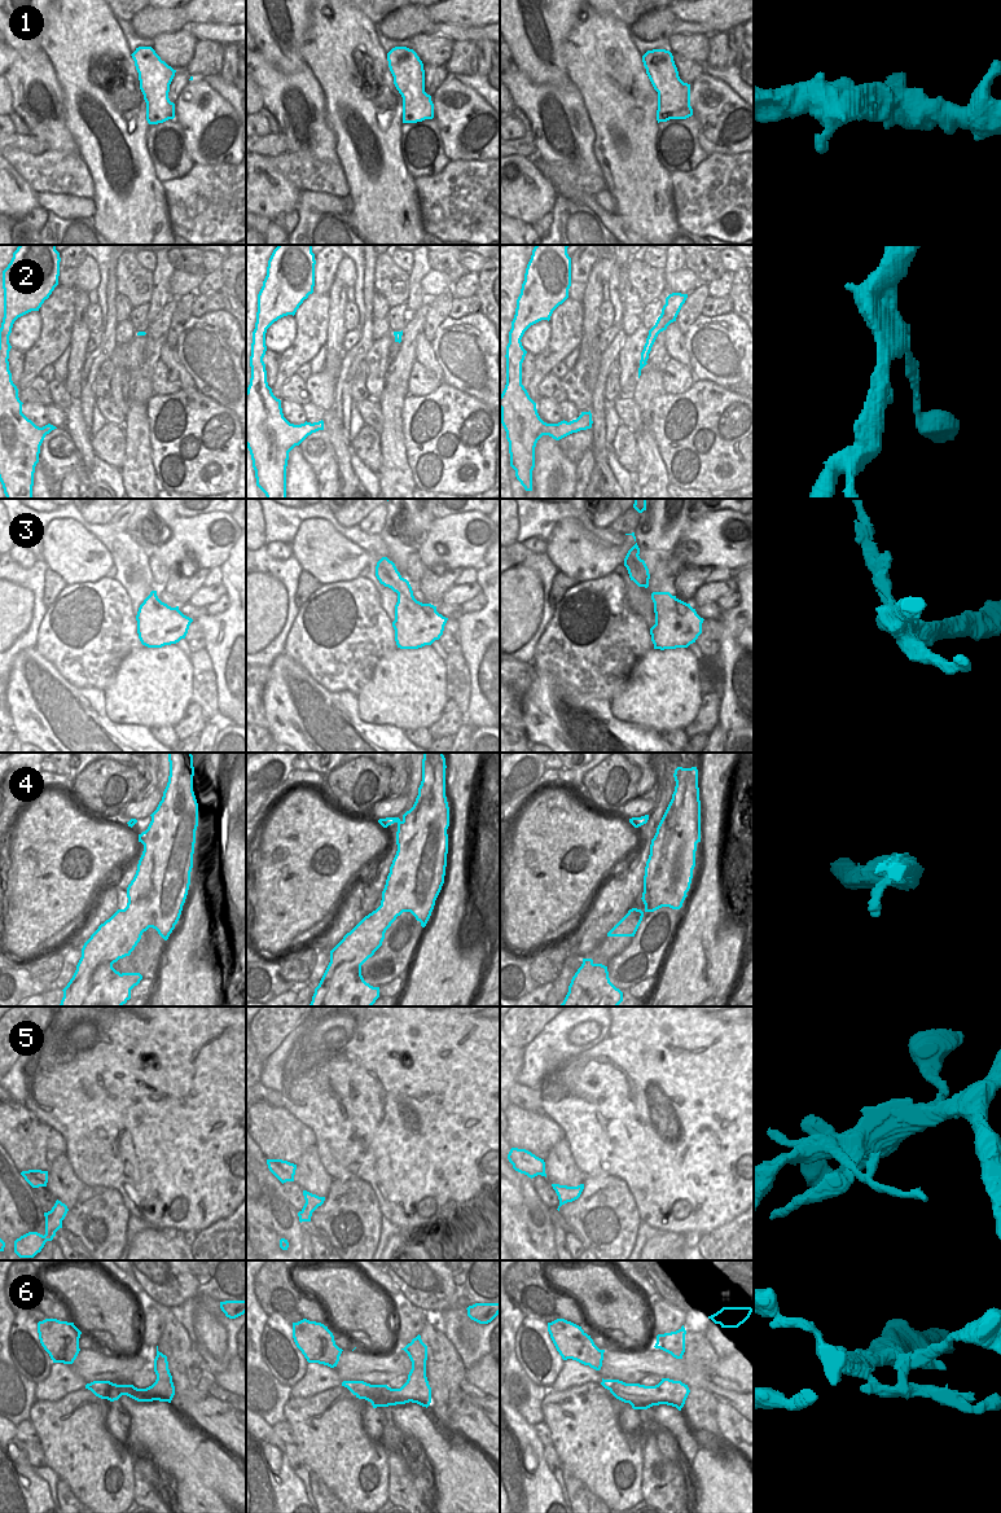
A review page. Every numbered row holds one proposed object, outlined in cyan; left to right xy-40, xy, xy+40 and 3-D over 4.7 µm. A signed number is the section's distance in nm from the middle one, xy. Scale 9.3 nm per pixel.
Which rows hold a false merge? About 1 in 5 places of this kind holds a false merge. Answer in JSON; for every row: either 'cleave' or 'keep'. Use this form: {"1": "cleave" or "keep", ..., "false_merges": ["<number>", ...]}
{"1": "keep", "2": "keep", "3": "cleave", "4": "keep", "5": "keep", "6": "cleave", "false_merges": ["3", "6"]}

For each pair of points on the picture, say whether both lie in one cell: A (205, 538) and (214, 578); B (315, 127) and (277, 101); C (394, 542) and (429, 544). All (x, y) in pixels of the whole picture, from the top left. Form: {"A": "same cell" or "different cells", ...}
{"A": "different cells", "B": "same cell", "C": "different cells"}

